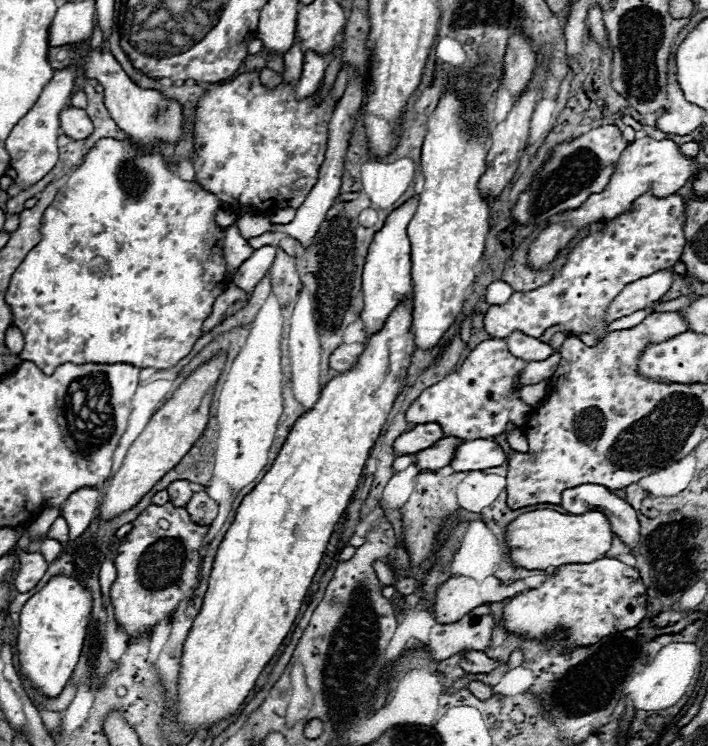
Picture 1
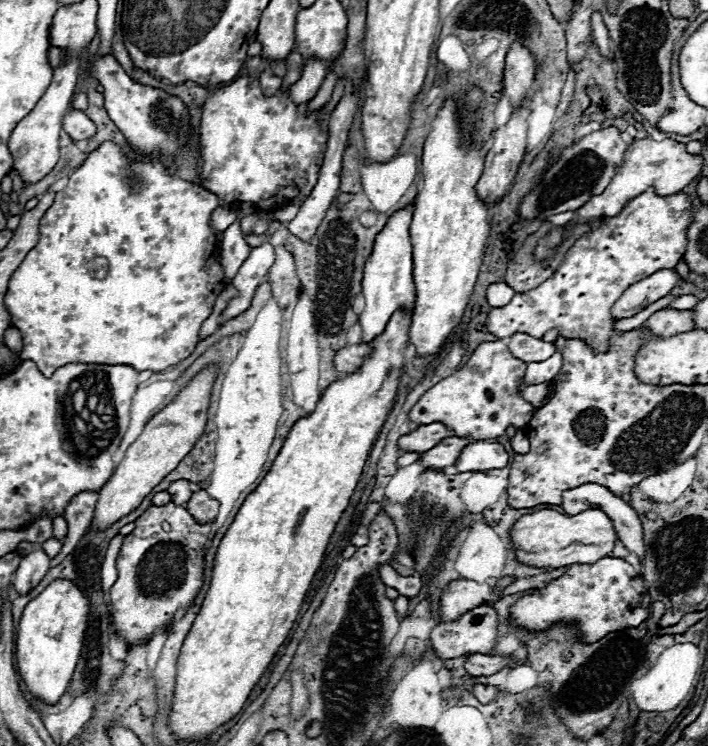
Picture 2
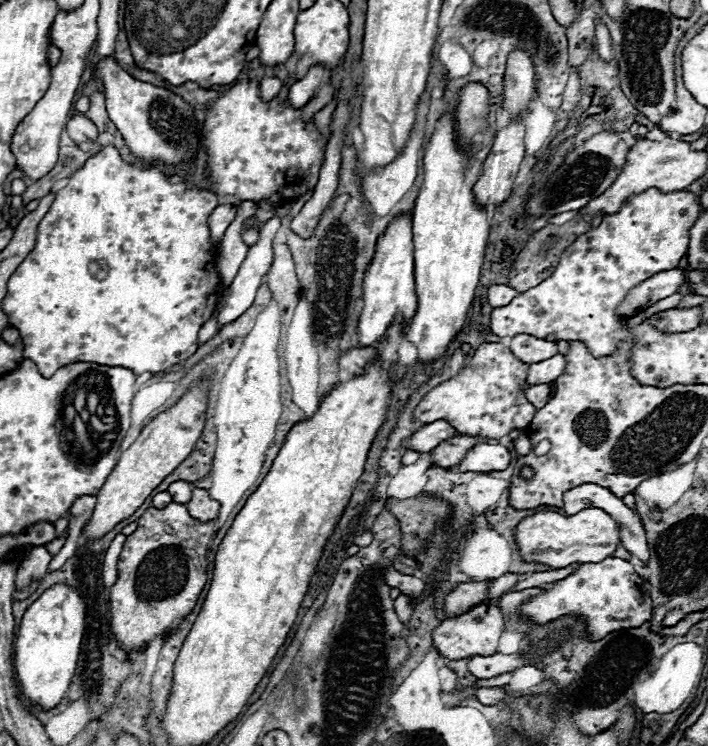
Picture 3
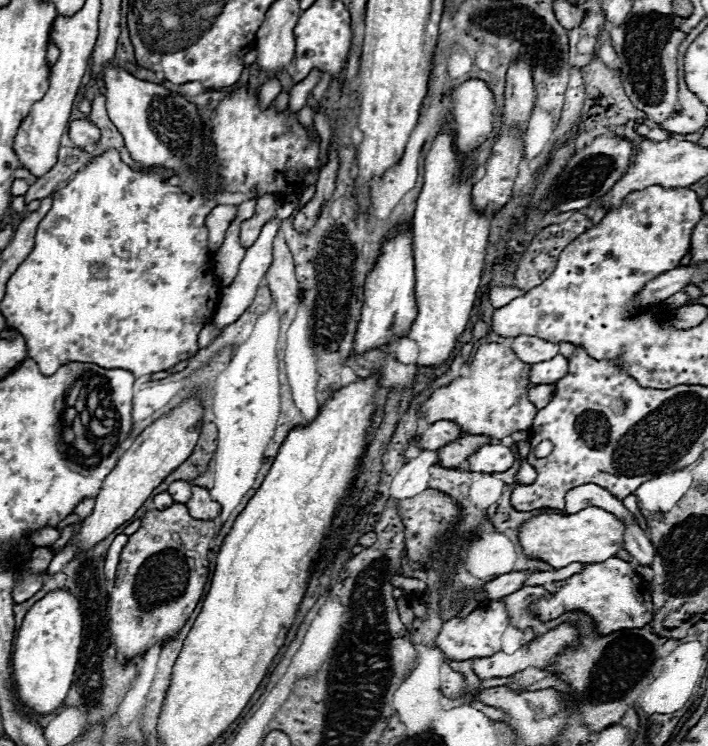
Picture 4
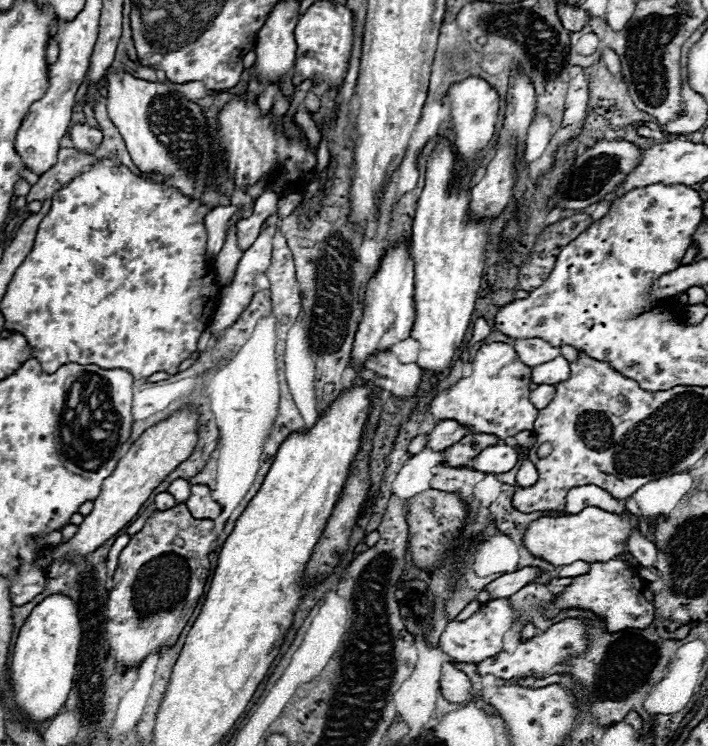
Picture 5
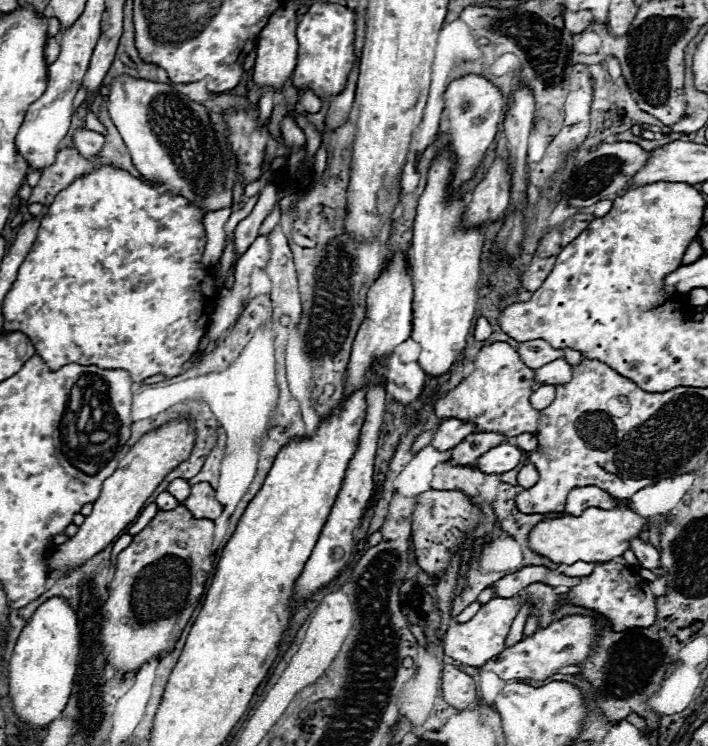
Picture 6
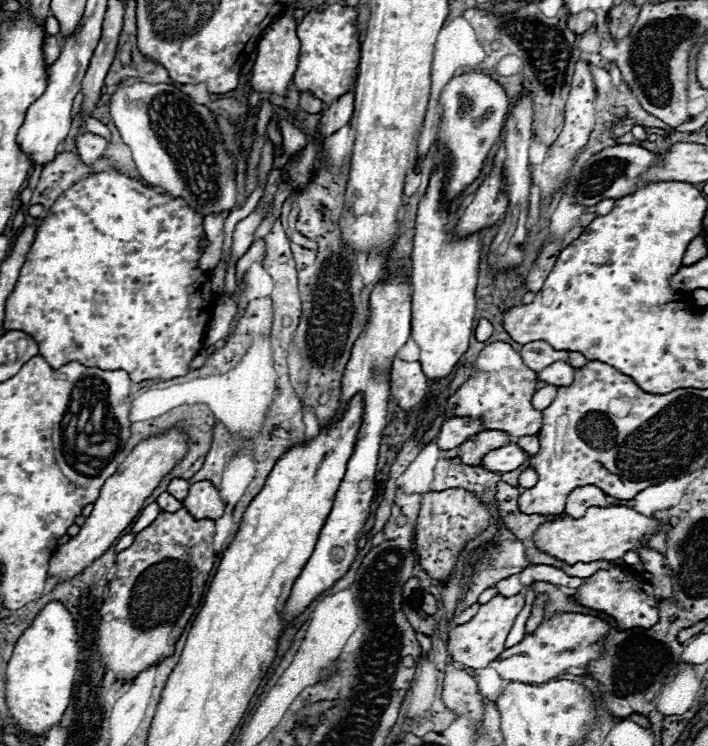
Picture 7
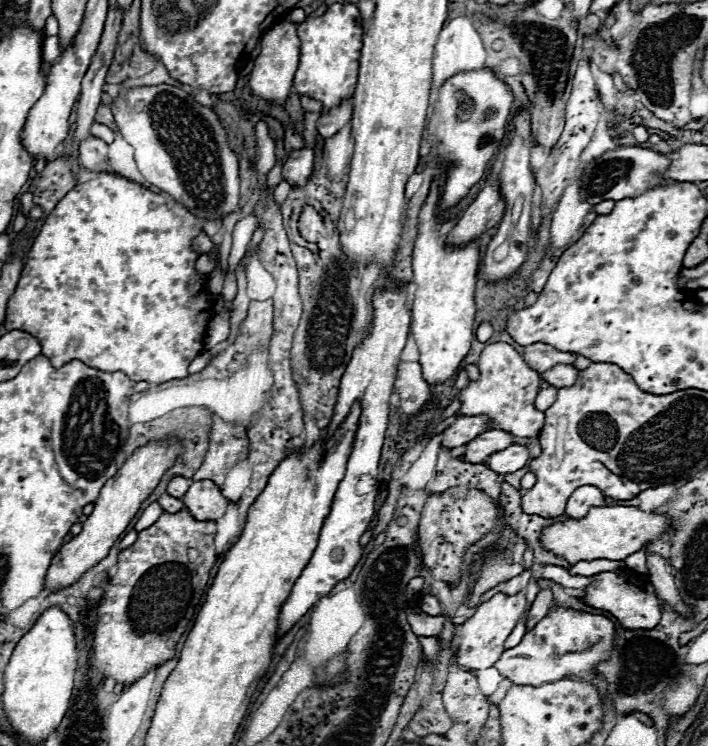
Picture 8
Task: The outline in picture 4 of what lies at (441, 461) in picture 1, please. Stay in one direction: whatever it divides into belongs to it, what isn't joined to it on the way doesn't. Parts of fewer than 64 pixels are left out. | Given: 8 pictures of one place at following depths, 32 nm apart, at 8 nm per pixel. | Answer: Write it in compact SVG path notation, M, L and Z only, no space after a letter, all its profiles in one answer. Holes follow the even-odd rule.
M464 434L458 440L448 442L446 446L438 448L438 464L444 468L458 468L470 454L474 454L482 444L488 444L492 438L488 436L470 436Z

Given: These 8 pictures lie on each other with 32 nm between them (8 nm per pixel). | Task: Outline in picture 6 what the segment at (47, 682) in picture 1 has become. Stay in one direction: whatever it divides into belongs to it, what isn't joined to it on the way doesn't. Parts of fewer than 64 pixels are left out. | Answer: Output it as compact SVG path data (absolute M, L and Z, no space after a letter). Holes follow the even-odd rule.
M60 596L48 598L26 622L8 662L8 694L22 724L40 730L62 714L74 684L78 650L80 630L70 602Z

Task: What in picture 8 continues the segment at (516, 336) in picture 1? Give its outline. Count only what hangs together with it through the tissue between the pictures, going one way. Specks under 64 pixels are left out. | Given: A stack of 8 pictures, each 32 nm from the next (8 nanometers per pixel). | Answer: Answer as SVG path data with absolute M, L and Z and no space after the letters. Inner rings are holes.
M534 342L530 346L524 346L522 356L524 356L526 364L536 372L544 372L546 368L552 368L554 364L572 364L574 362L572 352L560 352L544 342Z

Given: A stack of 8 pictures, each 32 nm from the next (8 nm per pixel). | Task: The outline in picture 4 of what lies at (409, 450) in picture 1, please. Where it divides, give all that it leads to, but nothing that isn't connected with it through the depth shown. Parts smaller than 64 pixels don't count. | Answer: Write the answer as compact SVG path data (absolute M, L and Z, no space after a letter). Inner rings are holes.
M438 420L438 422L430 424L424 432L416 434L420 450L438 450L440 446L456 440L458 436L462 436L462 430L458 430L456 424L452 424L448 420Z

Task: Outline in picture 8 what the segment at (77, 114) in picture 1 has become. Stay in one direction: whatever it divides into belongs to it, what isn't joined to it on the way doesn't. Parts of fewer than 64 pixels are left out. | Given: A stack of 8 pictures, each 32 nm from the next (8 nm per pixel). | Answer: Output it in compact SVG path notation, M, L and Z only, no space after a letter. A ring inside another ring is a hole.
M88 136L86 140L80 142L78 148L80 154L80 164L92 172L102 172L100 166L96 166L102 160L108 160L108 144L96 136Z

